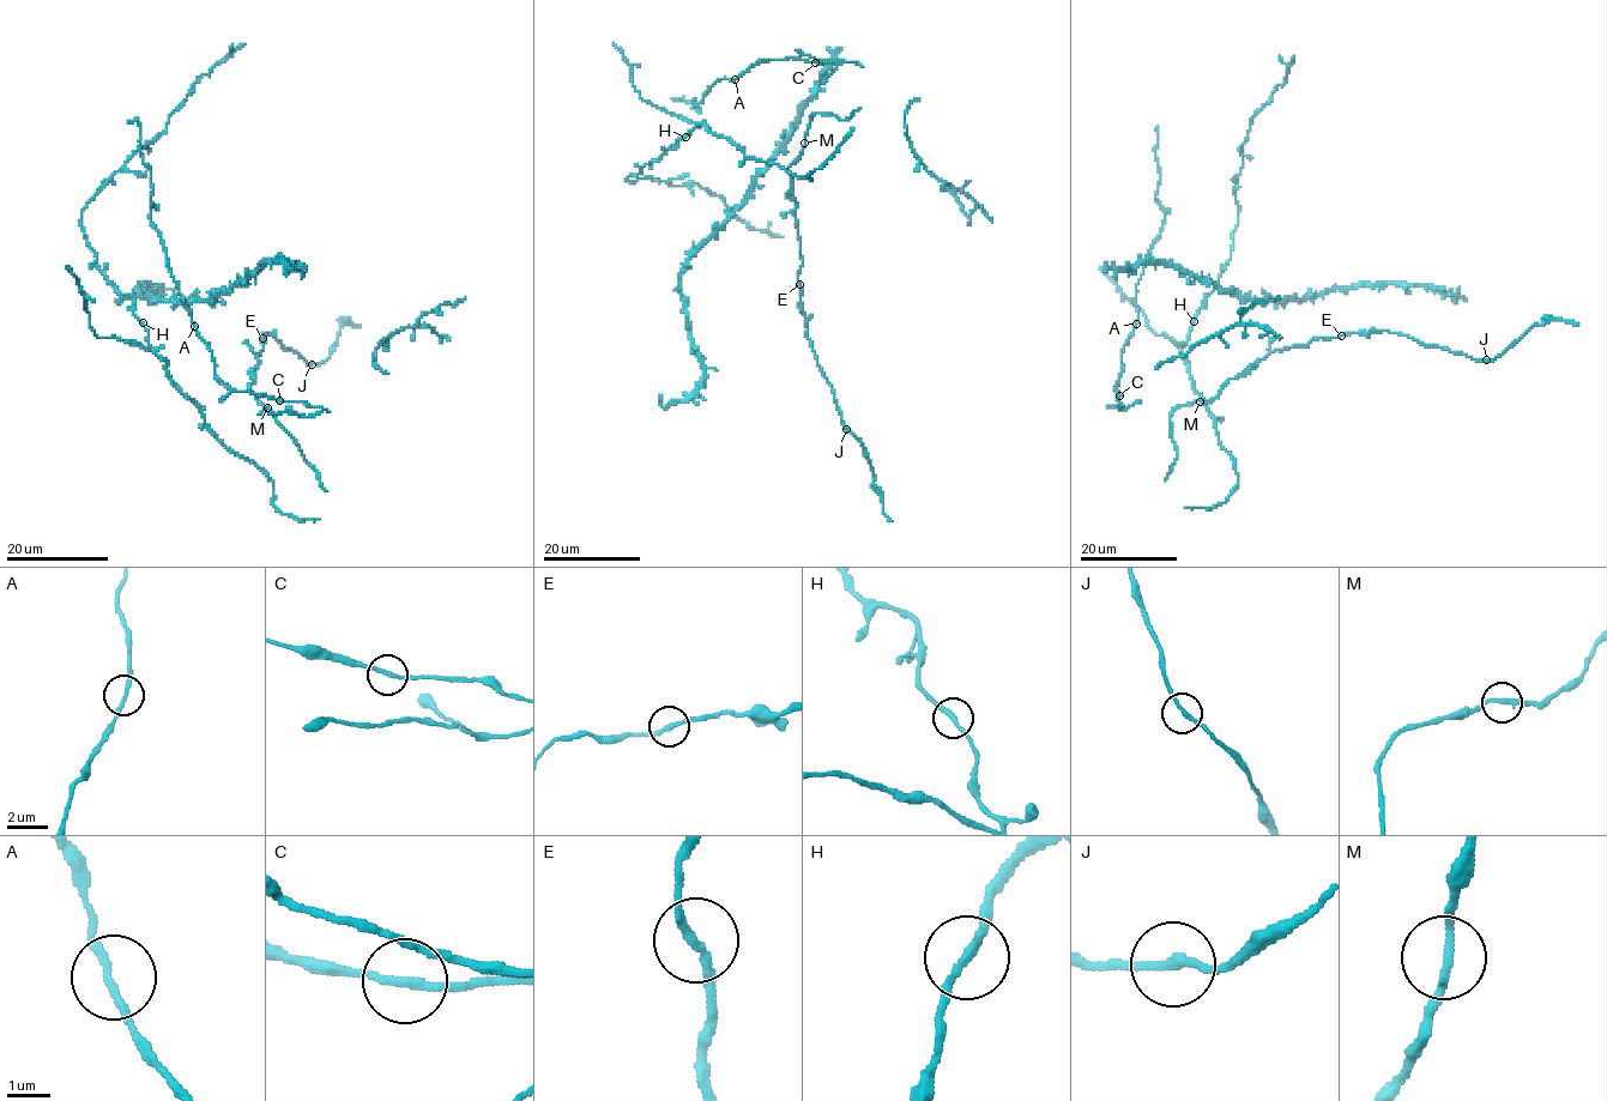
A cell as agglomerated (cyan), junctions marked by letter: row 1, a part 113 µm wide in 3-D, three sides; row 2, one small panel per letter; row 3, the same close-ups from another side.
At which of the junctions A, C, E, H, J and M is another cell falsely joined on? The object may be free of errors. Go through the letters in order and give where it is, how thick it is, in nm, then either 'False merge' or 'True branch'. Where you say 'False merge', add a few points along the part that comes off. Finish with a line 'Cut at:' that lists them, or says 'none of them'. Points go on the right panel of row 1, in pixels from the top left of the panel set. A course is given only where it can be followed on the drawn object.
A: Place: (1136, 324). Thickness 180 nm. True branch
C: Place: (1119, 395). Thickness 190 nm. True branch
E: Place: (1341, 336). Thickness 200 nm. True branch
H: Place: (1194, 321). Thickness 200 nm. True branch
J: Place: (1486, 360). Thickness 190 nm. True branch
M: Place: (1200, 401). Thickness 190 nm. True branch
Cut at: none of them

